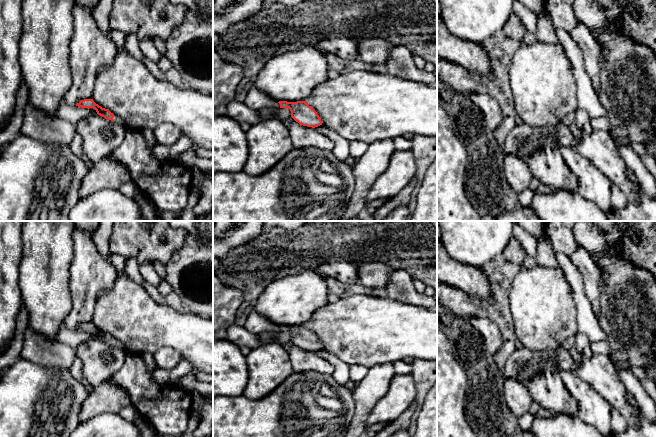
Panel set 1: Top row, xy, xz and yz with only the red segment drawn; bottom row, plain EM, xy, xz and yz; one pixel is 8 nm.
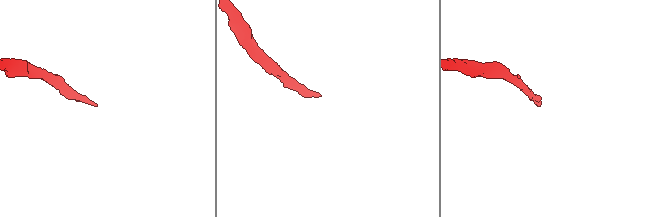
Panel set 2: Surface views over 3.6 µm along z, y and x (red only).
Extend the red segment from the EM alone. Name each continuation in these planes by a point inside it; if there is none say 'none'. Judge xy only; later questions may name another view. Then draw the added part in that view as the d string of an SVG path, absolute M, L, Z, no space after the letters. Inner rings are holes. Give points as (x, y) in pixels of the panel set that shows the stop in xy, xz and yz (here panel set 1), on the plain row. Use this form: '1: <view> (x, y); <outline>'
1: xy (116, 343); M114 338L113 345L115 347L122 349L125 352L126 355L132 355L131 352L129 351L129 349L121 341L119 341L115 338Z

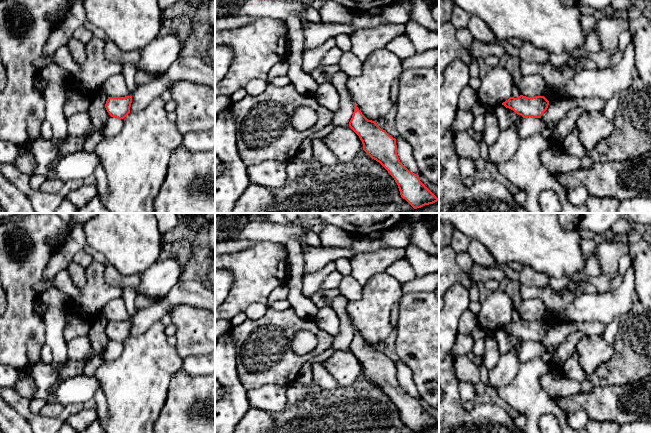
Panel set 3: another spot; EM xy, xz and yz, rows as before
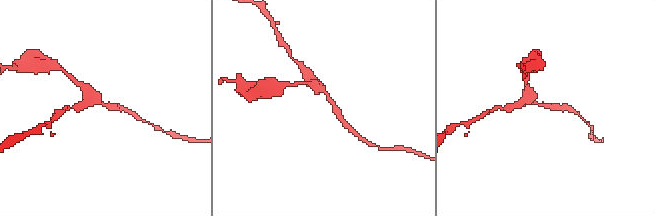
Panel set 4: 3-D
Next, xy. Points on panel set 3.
none

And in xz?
none

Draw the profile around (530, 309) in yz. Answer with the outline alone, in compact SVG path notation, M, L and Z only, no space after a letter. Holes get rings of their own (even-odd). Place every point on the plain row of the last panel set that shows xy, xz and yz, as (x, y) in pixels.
M526 299L517 310L521 319L526 321L542 320L545 310L544 303L539 299Z

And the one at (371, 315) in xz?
M380 272L363 285L361 299L349 302L347 313L368 344L376 346L396 330L391 323L391 312L401 302L403 294L401 282L386 272Z

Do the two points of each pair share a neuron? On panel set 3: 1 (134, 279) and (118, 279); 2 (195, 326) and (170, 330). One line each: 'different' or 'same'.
1: same
2: different

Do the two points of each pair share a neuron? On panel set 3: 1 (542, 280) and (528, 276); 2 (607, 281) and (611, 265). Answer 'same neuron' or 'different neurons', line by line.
1: same neuron
2: different neurons

